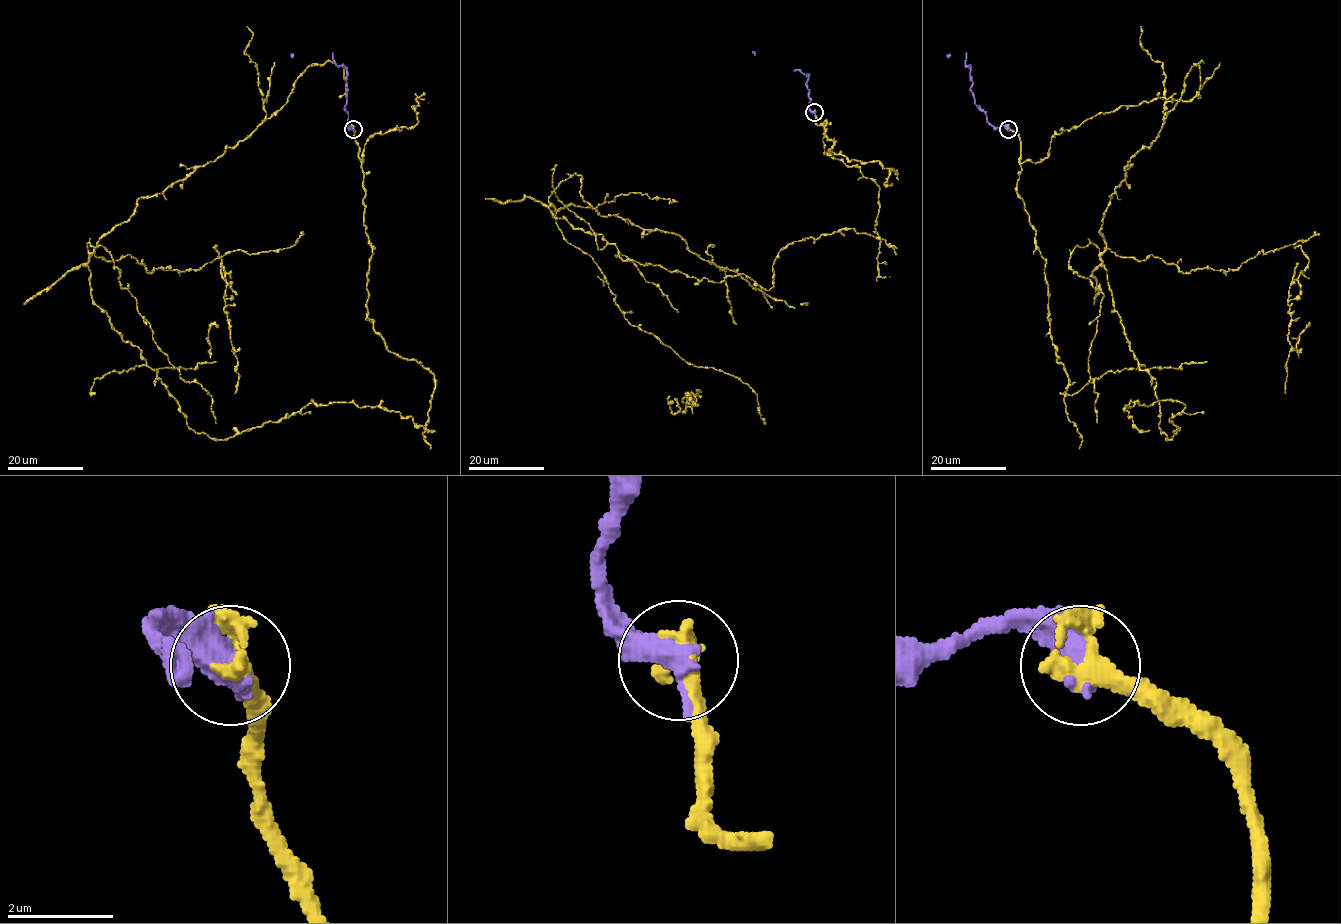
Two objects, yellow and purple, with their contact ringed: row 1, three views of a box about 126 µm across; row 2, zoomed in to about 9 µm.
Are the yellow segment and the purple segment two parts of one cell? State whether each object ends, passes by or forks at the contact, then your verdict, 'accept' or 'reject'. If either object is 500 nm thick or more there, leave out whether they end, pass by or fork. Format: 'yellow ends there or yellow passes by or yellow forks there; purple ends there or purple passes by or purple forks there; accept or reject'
yellow passes by; purple passes by; accept

